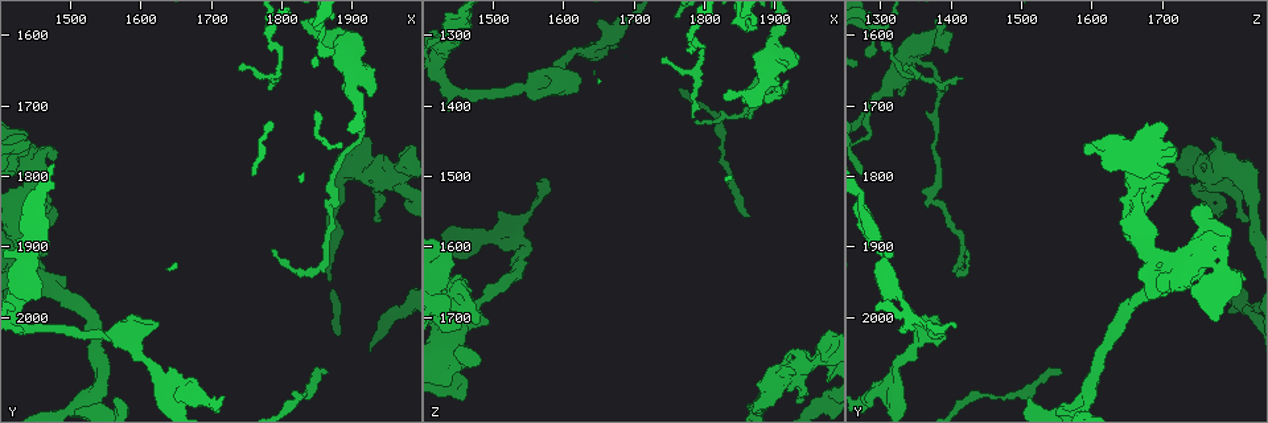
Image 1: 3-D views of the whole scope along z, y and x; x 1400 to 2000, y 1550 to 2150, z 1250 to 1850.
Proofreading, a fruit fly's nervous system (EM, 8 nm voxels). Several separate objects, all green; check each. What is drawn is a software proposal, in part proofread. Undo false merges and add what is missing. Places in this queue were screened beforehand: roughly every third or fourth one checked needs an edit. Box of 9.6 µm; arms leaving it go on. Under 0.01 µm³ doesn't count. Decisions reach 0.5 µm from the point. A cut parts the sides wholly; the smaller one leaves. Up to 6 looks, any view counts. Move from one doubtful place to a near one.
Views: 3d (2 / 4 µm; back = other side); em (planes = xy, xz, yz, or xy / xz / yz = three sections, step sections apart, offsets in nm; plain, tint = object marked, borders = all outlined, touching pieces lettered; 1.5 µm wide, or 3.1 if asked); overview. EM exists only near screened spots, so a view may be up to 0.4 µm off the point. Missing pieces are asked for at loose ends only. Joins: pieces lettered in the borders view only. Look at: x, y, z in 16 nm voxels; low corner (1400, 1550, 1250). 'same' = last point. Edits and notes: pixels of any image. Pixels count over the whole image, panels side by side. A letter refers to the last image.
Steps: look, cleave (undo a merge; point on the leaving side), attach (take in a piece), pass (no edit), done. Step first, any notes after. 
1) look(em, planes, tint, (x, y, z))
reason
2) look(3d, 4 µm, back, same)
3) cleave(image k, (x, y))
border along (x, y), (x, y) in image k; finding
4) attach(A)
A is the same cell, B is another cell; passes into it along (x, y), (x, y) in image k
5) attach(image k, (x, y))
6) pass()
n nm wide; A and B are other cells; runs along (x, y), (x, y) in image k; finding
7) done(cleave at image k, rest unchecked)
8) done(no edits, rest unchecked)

look(3d, 2 µm, (1785, 1905, 1425))
end of a long branch

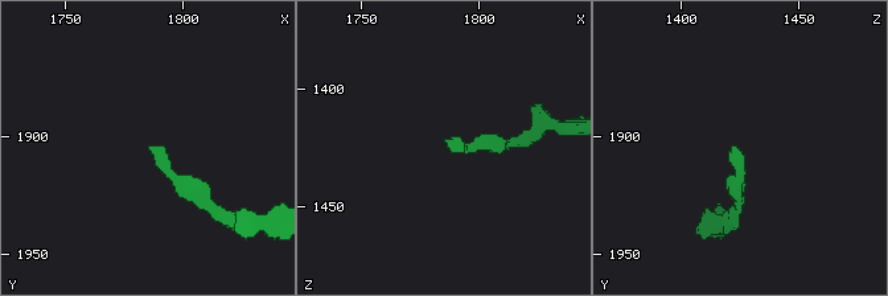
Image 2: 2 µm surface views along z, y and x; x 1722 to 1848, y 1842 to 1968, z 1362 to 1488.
look(em, planes, borders, (1786, 1906, 1423))

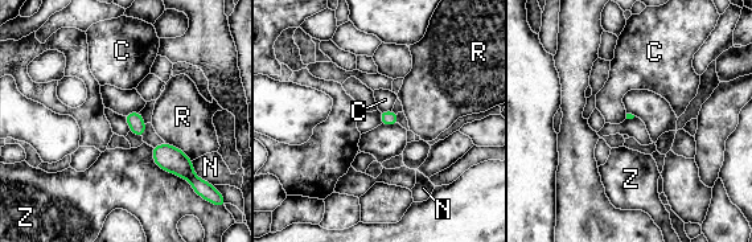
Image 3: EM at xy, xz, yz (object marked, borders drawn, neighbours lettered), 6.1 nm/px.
pass()
Z touches over 340 nm; C, N, R and Z are other cells; border along (391, 109), (379, 111) in image 3; none of them fits

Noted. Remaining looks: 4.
look(3d, 2 µm, (1900, 1645, 1330))

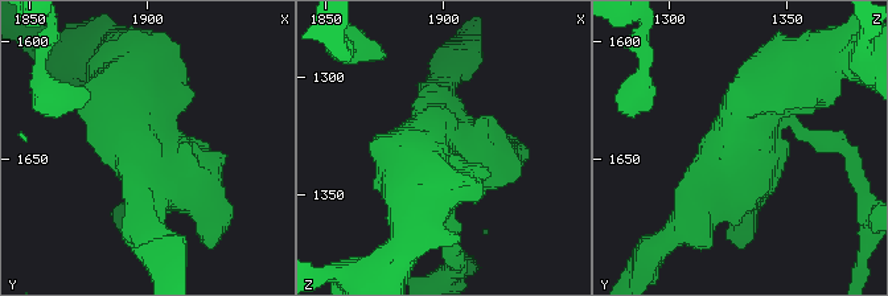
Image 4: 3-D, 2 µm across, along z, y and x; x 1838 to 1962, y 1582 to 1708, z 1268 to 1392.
look(em, planes, plain, (1903, 1644, 1336))
3 arms; need the tissue

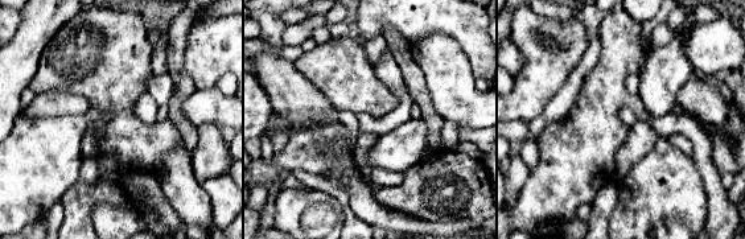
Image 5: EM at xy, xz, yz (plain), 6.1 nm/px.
look(em, planes, borders, same)

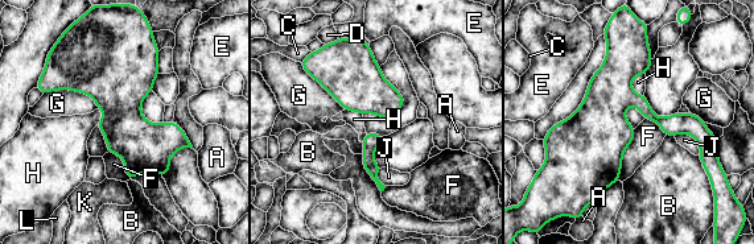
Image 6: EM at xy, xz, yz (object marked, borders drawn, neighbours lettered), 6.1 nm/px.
pass()
A, B, C, D, E, F, G, H, J, K and L are other cells; border along (635, 128), (618, 180) in image 6; all the same neuron

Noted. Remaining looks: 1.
look(em, planes, borders, (1865, 2075, 1560))
tapers out

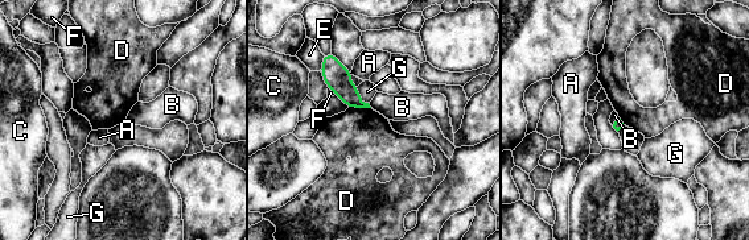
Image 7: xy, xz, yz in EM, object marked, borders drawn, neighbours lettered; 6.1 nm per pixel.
pass()
A, B, C, D, E, F and G are other cells; none of them fits

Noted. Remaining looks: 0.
done(no edits, rest unchecked)

